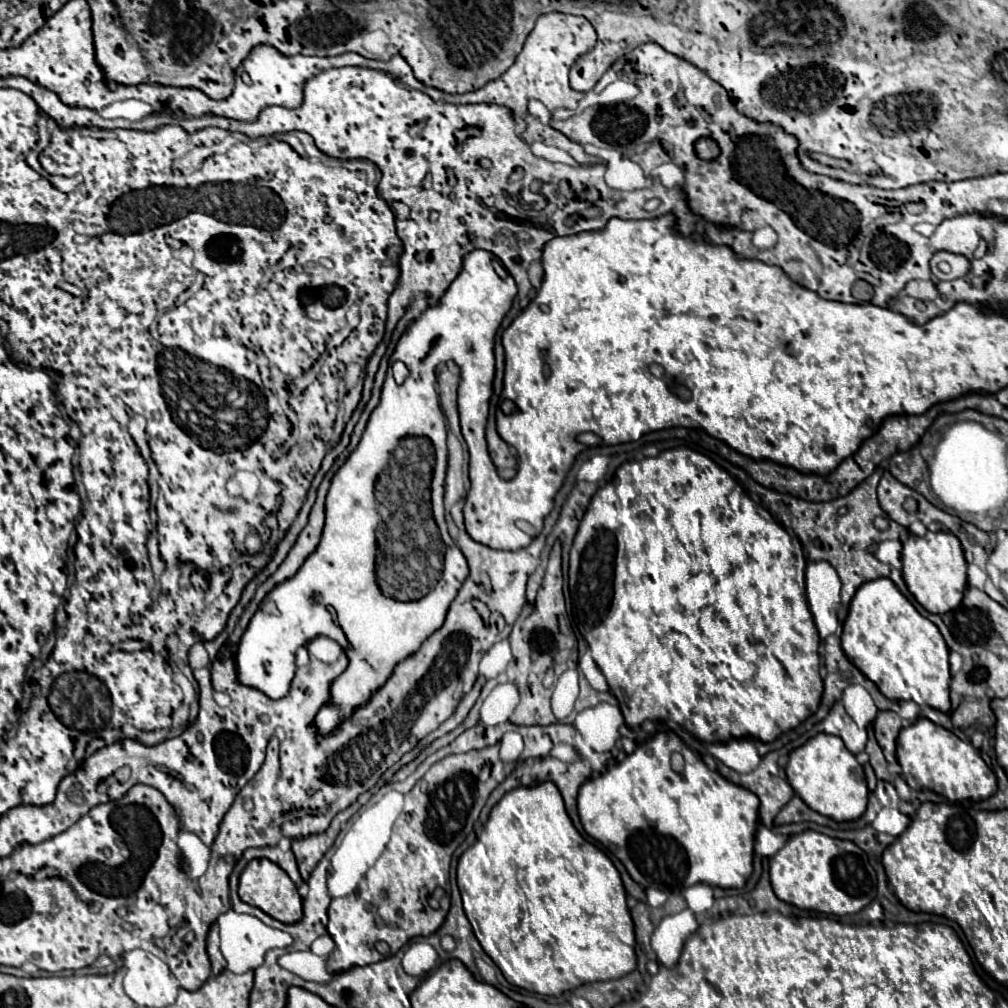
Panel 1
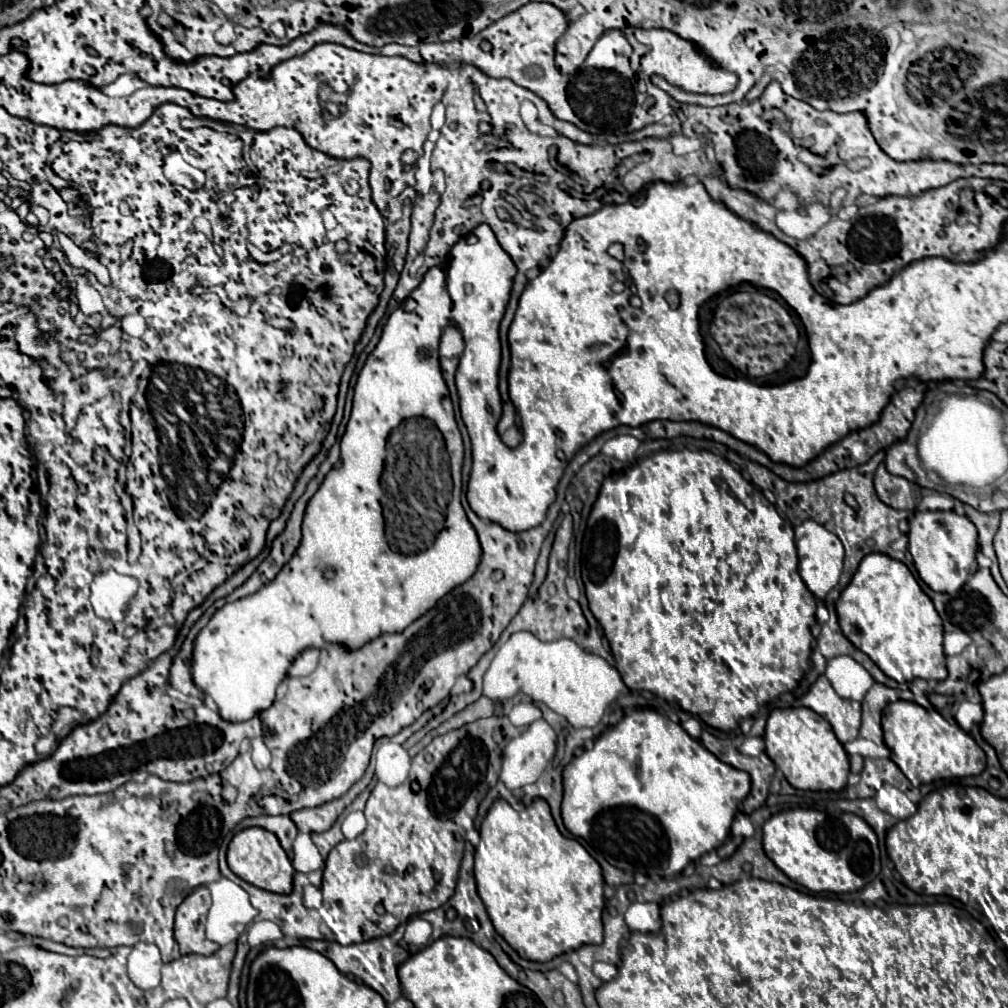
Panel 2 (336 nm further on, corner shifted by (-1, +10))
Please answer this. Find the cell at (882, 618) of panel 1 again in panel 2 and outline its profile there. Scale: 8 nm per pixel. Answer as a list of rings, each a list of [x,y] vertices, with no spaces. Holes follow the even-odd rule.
[[[867,554],[863,562],[859,564],[853,580],[849,586],[841,592],[837,600],[837,616],[839,616],[839,626],[845,638],[865,652],[883,674],[893,678],[895,682],[909,683],[915,678],[923,680],[945,680],[947,678],[947,668],[945,668],[945,652],[943,652],[943,624],[933,608],[931,598],[921,590],[917,584],[915,576],[909,572],[909,568],[893,560],[885,554]],[[853,624],[859,628],[859,634],[853,634]]]

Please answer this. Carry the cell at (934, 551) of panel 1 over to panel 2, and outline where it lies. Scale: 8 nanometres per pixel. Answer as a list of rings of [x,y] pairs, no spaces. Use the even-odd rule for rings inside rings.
[[[915,512],[909,520],[909,552],[919,578],[935,592],[955,592],[967,580],[977,552],[977,528],[967,516],[949,512]]]

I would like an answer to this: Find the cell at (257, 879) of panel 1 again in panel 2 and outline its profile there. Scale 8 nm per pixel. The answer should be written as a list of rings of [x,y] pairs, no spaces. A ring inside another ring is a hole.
[[[245,828],[237,832],[229,844],[227,850],[227,862],[229,868],[245,882],[275,892],[275,894],[289,894],[293,890],[293,866],[291,860],[287,858],[285,850],[279,846],[279,840],[275,834],[263,830],[263,828]]]

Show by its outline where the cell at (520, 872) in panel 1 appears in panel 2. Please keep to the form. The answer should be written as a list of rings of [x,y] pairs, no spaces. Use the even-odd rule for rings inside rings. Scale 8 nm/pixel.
[[[497,798],[479,832],[485,846],[475,854],[479,898],[497,934],[523,960],[549,962],[583,942],[603,942],[603,870],[575,838],[565,838],[559,832],[543,798],[521,812]]]

